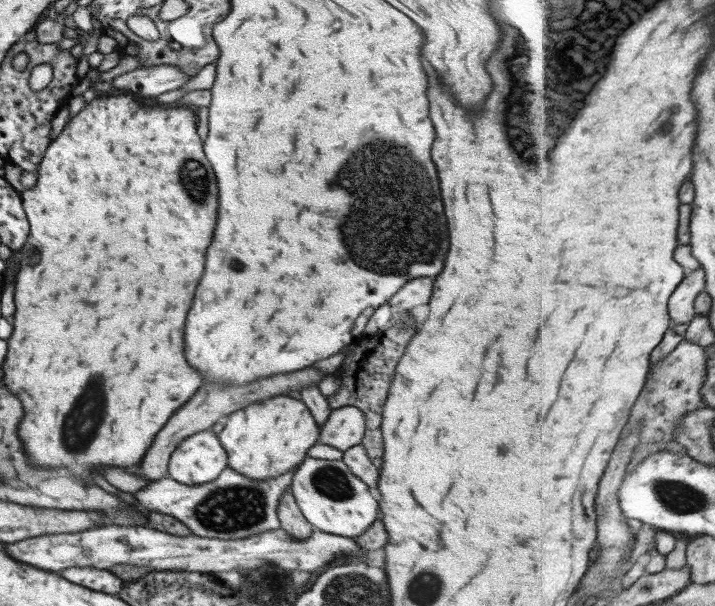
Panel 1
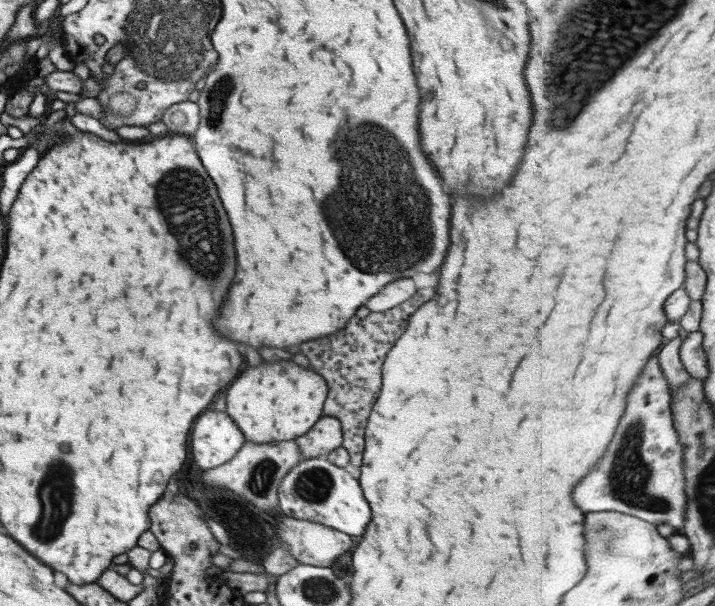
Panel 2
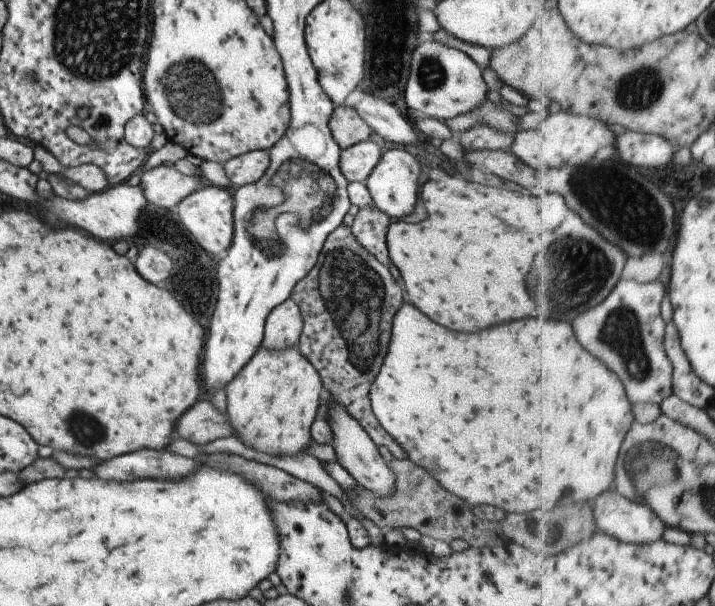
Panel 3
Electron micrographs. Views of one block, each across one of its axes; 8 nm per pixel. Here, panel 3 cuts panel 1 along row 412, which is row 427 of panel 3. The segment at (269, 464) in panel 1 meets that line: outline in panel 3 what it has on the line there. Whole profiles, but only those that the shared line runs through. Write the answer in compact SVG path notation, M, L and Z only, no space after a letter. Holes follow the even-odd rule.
M259 346L249 358L249 362L245 362L245 366L227 382L224 391L227 420L235 432L235 437L243 444L271 456L295 456L309 448L309 426L316 418L323 390L315 368L298 352L297 346L281 350L267 350Z

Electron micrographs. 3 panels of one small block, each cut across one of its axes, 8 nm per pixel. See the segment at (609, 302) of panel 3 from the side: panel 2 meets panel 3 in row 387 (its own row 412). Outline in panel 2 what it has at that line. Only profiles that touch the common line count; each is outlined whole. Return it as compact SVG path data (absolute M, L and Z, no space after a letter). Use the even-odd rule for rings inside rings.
M653 356L629 392L628 410L617 429L617 440L609 456L601 460L577 490L573 500L586 513L617 511L654 525L669 524L681 533L688 518L688 480L685 476L685 448L676 429L672 411L672 389L660 360Z

